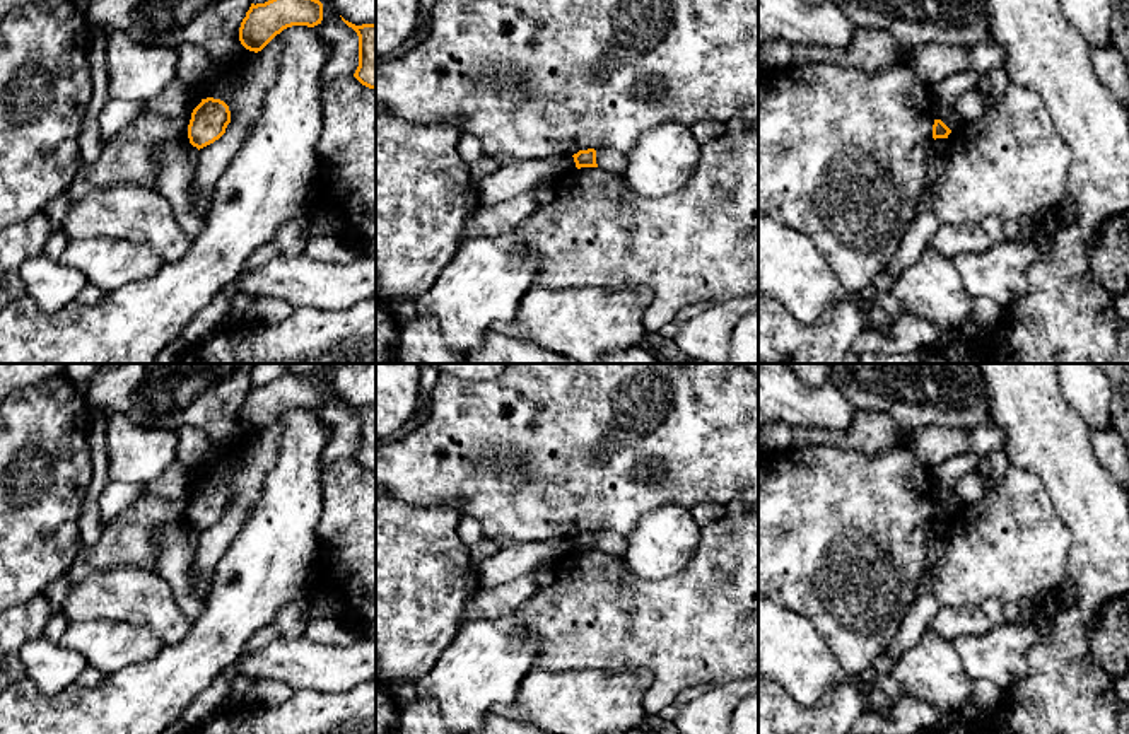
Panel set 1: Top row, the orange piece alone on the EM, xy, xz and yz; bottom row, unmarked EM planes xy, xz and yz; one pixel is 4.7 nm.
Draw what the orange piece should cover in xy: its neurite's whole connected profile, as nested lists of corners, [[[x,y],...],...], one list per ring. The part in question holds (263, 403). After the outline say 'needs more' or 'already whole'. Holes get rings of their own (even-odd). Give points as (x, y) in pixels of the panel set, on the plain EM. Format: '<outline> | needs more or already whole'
[[[285,372],[265,386],[251,386],[239,410],[239,423],[249,434],[261,434],[277,417],[292,408],[314,410],[323,403],[323,386]]] | already whole

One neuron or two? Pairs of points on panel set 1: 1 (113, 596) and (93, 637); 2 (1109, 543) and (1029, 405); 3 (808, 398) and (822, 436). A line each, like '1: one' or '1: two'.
1: two
2: one
3: two

